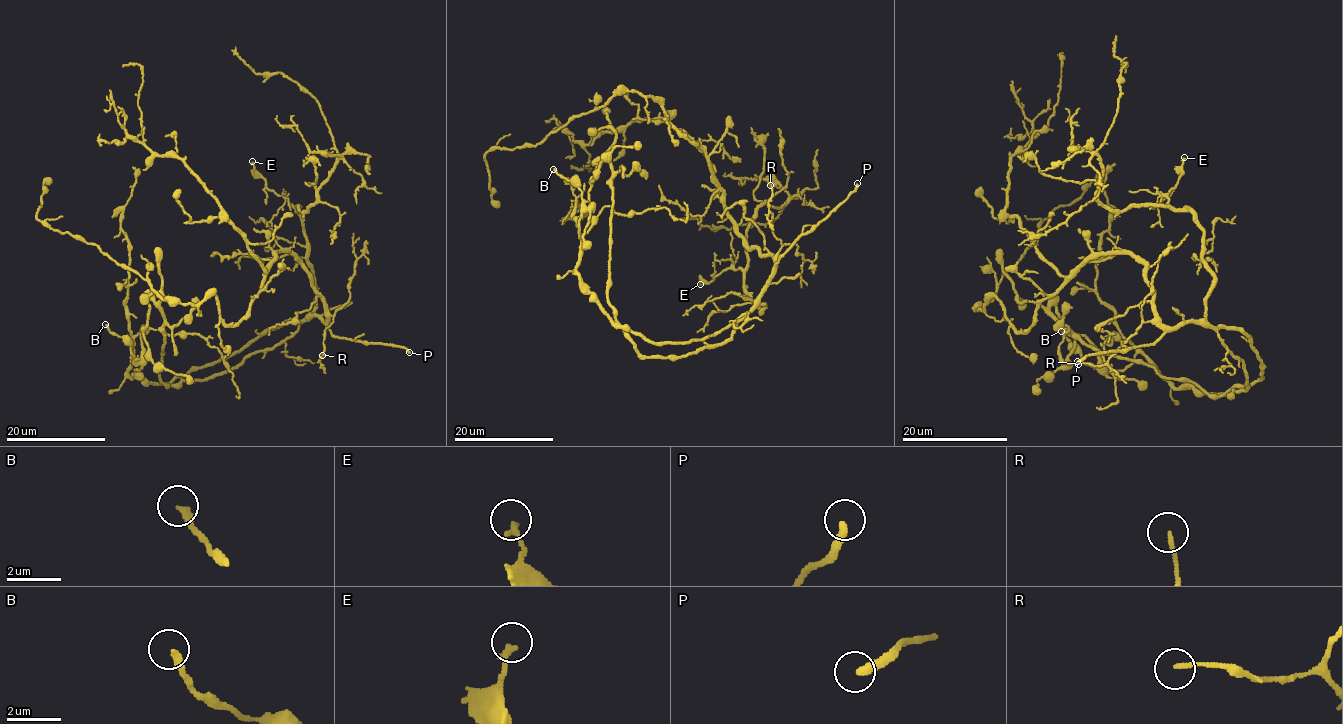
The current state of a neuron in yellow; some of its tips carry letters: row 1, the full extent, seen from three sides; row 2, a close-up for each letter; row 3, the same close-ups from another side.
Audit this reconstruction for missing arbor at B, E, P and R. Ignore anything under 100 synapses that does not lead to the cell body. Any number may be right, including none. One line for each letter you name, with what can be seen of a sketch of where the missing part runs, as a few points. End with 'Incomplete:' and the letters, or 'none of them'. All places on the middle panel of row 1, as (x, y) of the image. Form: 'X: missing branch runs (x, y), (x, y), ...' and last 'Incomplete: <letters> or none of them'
Incomplete: P

